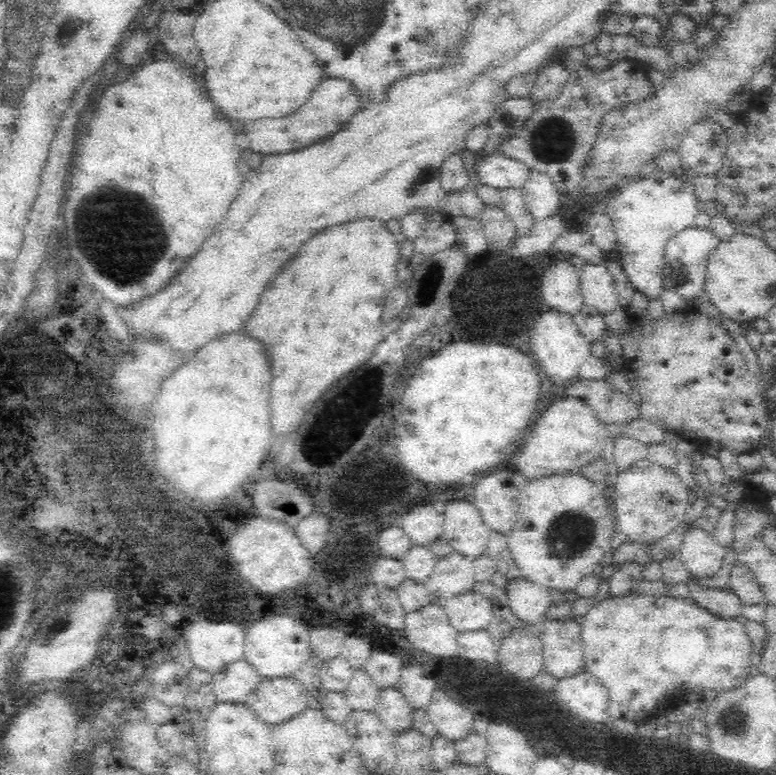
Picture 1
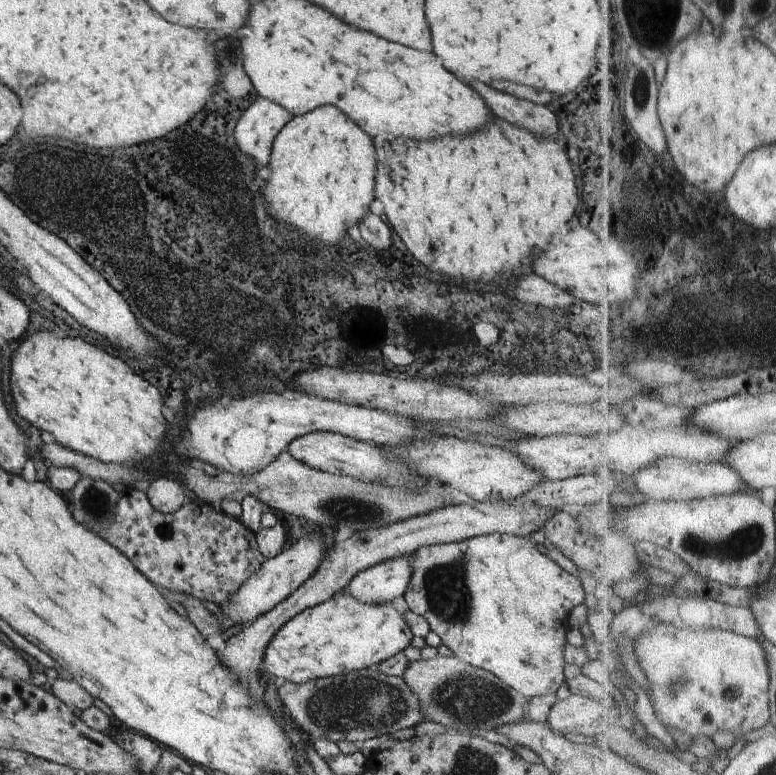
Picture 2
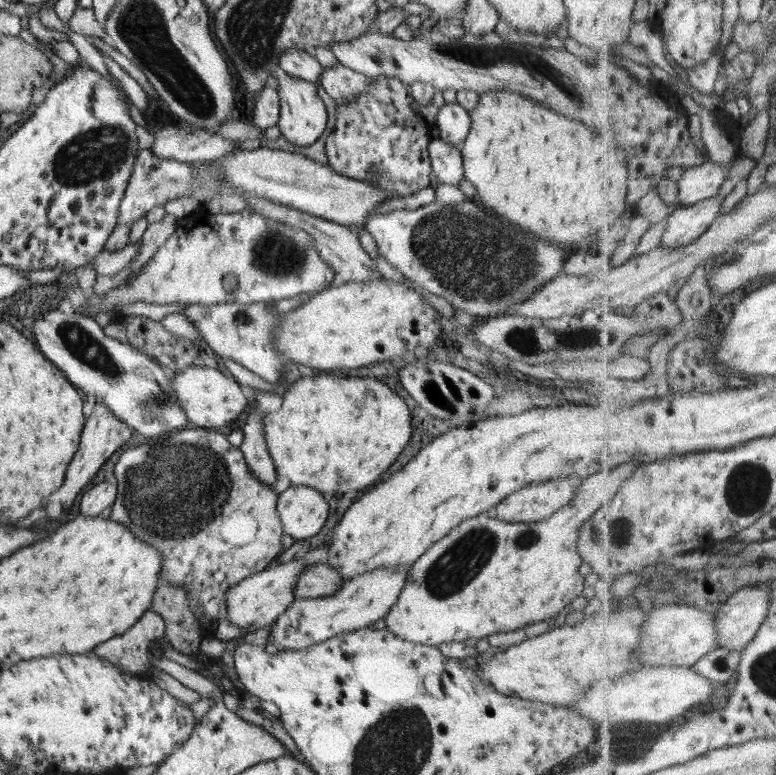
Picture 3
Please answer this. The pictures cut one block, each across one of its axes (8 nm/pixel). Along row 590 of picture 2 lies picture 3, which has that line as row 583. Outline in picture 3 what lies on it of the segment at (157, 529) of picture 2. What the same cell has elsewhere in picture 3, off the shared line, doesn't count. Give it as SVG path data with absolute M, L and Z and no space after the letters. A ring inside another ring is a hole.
M197 427L198 430L182 430L178 434L170 434L168 440L162 438L160 442L154 442L152 446L138 446L138 450L126 450L118 461L116 462L116 468L114 468L114 474L118 476L118 492L117 500L114 504L106 509L101 514L102 517L112 519L114 522L121 522L126 525L135 535L136 538L147 542L150 546L157 548L161 552L162 570L160 582L170 582L173 585L180 585L188 588L189 607L196 616L195 611L199 609L200 602L204 607L204 612L212 625L214 620L219 618L225 618L227 612L225 611L225 594L226 591L235 584L238 584L243 578L262 572L262 570L268 568L268 566L276 563L278 556L284 551L282 546L282 533L283 526L277 513L277 500L279 494L266 483L258 482L254 478L254 474L250 474L248 465L243 457L242 451L235 446L231 446L227 439L226 431L220 431L215 429L205 429L204 427Z

